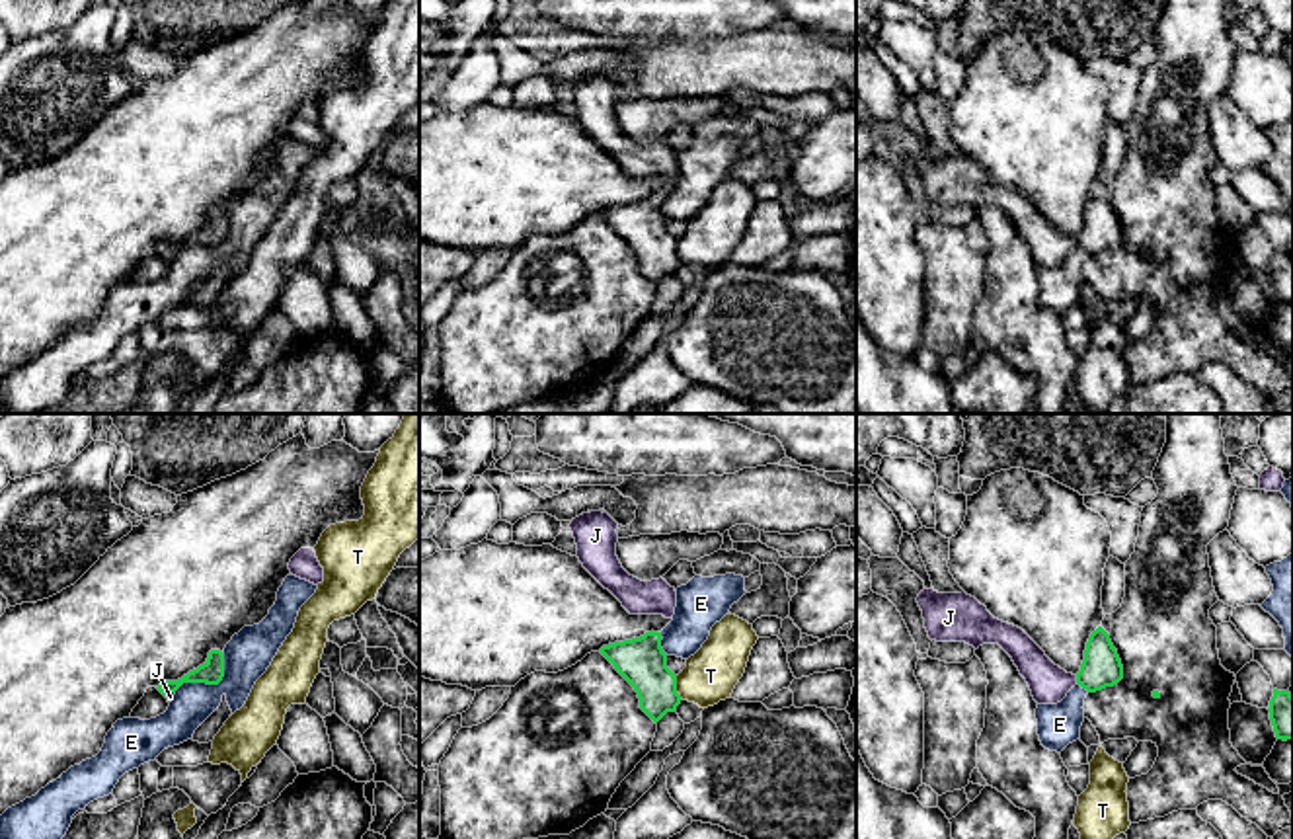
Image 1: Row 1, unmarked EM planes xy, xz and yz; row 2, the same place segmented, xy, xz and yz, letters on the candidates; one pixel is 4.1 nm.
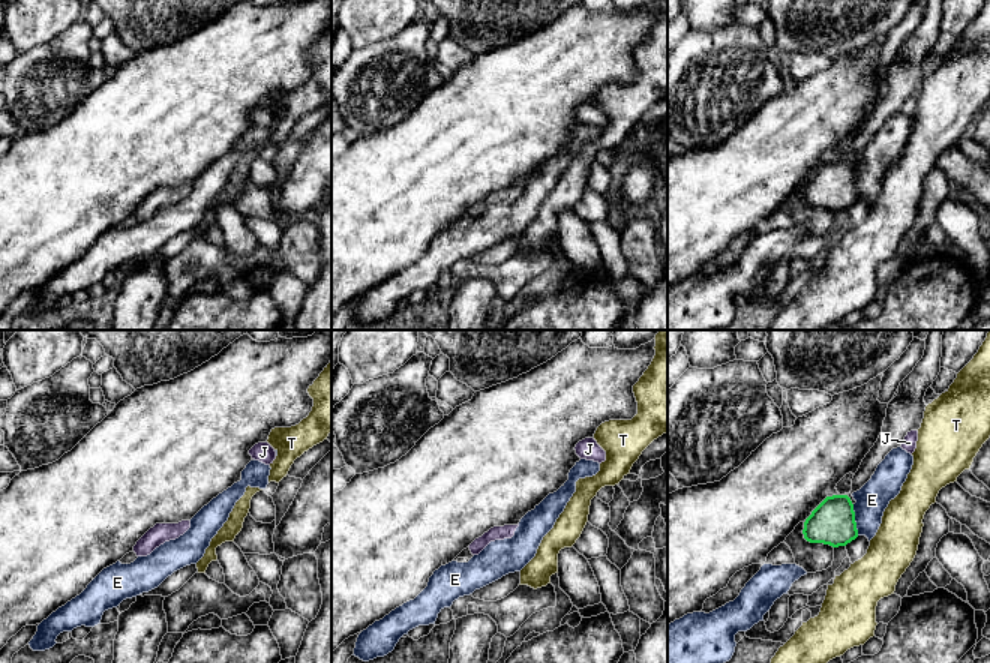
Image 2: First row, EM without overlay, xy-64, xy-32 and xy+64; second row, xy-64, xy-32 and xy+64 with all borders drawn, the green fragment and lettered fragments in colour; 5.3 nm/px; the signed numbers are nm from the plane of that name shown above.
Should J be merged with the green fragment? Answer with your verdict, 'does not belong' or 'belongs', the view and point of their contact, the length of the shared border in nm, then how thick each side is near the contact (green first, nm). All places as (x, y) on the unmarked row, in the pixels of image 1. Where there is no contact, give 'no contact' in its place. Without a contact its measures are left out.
belongs; meets green in yz at (1077, 242); contact 30 nm long; 160 nm thick on the green side, 160 nm on the other

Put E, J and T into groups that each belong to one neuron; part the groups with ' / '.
E / J / T

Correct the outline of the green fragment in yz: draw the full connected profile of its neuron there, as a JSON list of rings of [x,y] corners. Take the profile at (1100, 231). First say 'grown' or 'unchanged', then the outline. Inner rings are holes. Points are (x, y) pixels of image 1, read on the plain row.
grown; [[[922,152],[917,166],[930,203],[965,205],[975,213],[983,207],[999,207],[1012,220],[1038,267],[1061,265],[1077,246],[1096,256],[1123,242],[1117,213],[1102,189],[1090,197],[1080,234],[1073,238],[1055,228],[1022,191],[995,181],[965,154]]]

